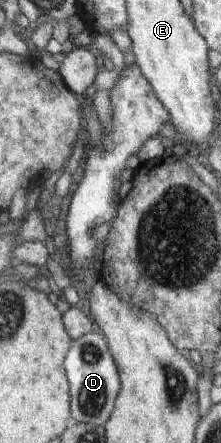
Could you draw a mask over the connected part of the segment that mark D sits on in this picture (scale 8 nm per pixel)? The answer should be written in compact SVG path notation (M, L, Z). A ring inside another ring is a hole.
M89 332L82 338L74 340L66 360L66 378L70 382L70 412L76 422L84 422L88 426L104 426L108 416L114 410L114 402L120 392L120 376L110 354L106 339L101 334Z

